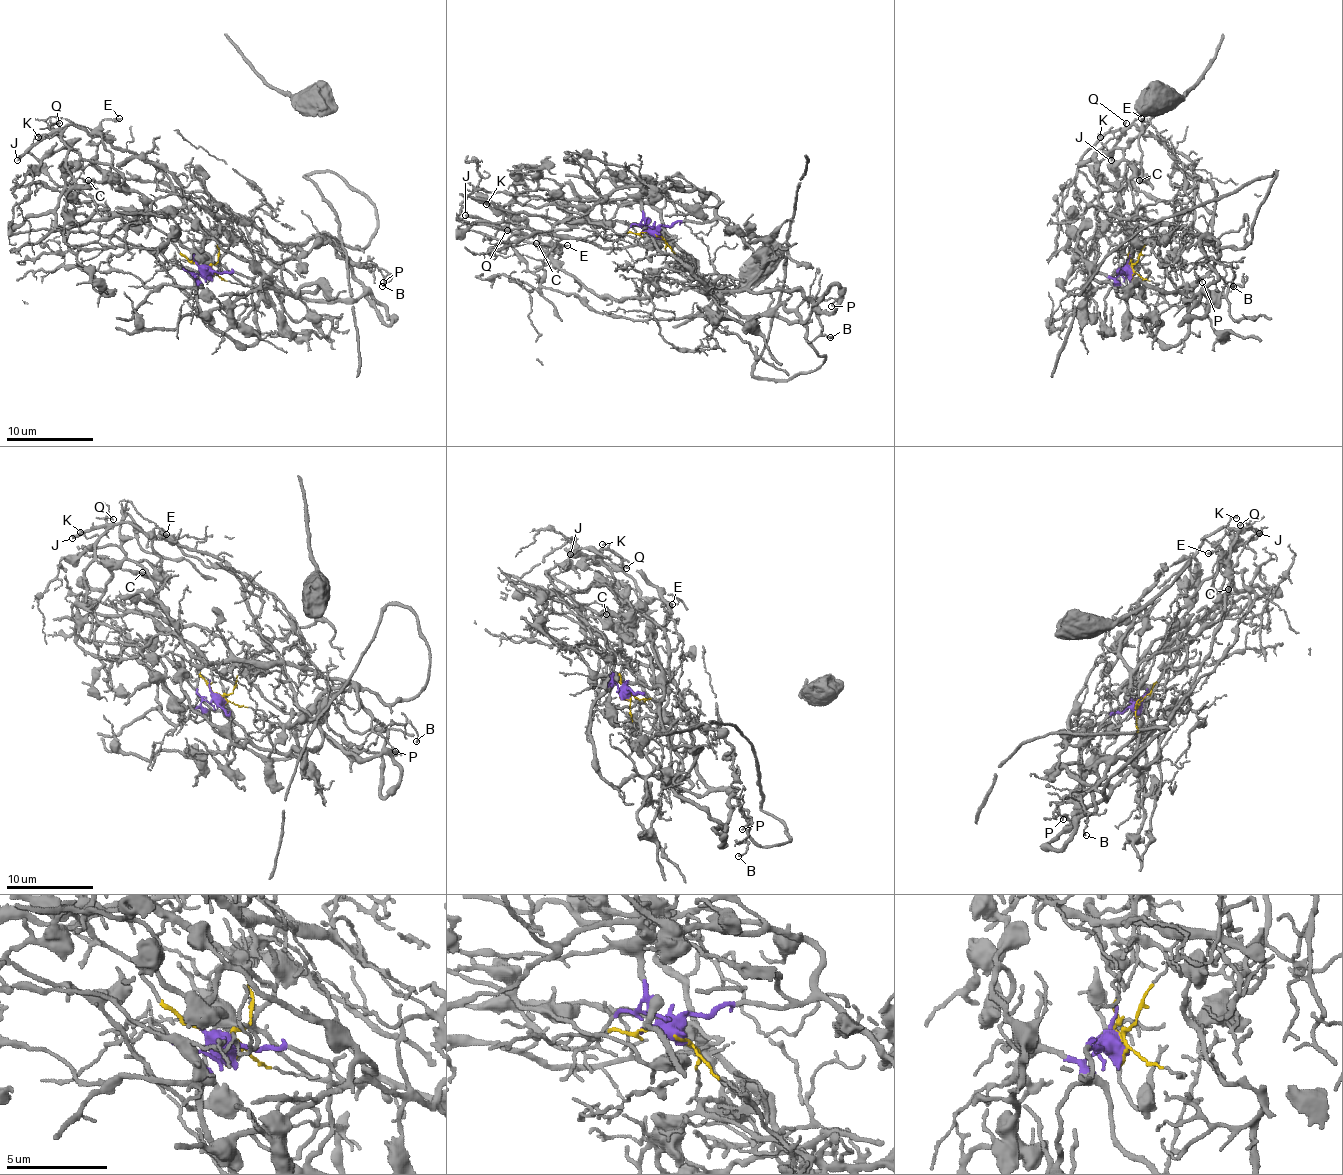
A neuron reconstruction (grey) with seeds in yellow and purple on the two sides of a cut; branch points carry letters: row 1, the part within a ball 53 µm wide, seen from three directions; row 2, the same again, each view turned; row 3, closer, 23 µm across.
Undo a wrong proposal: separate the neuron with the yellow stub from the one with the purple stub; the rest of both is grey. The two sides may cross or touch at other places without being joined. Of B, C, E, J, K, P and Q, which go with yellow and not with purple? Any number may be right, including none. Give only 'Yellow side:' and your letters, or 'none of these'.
Yellow side: C, E, J, K, Q

